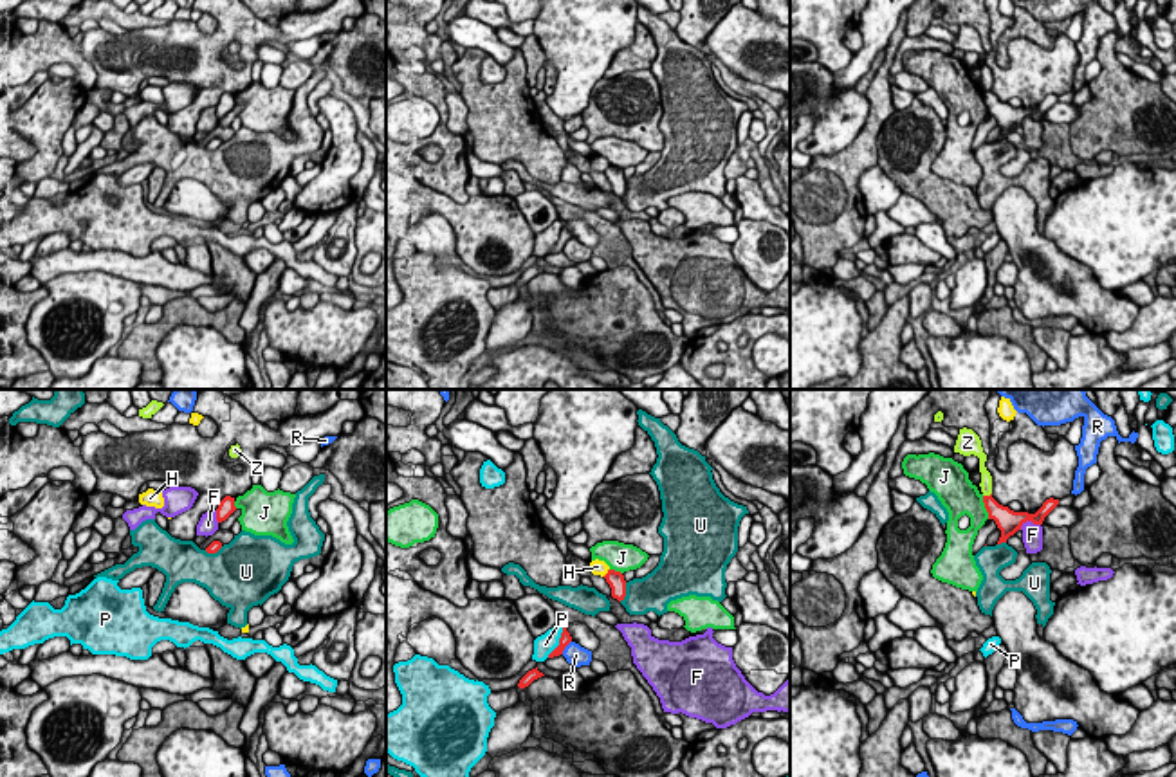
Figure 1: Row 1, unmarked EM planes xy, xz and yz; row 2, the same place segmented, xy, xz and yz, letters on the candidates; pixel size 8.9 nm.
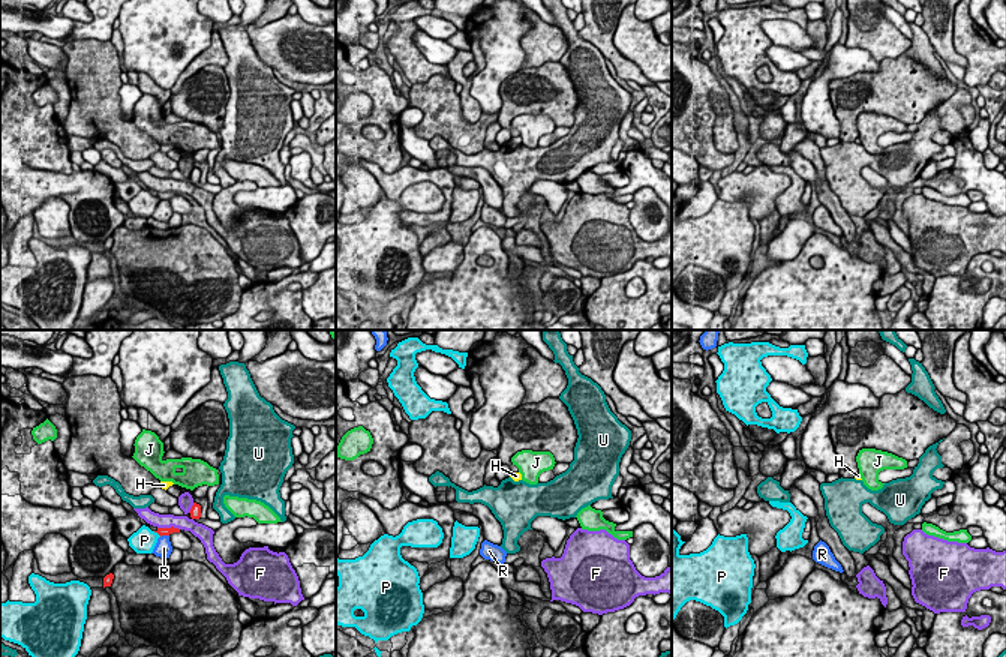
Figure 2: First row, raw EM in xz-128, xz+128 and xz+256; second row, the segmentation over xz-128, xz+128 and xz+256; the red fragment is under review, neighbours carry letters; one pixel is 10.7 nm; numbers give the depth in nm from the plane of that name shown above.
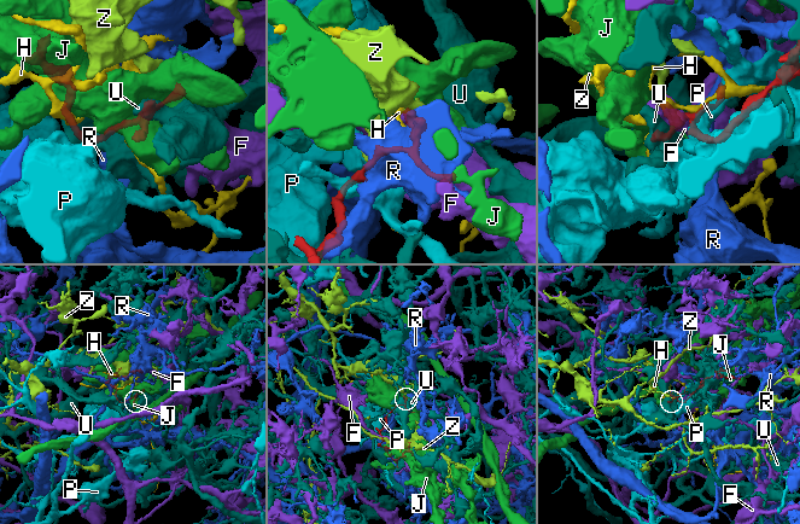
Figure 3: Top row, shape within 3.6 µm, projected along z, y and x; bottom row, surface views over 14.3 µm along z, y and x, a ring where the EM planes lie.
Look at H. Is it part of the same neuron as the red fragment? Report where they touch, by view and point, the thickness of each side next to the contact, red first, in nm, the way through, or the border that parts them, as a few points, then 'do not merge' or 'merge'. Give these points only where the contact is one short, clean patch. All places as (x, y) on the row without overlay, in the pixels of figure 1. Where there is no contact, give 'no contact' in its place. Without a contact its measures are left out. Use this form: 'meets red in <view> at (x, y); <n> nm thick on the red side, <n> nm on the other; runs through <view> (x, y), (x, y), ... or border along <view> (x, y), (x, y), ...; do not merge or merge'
meets red in xz at (608, 168); 160 nm thick on the red side, 130 nm on the other; border along xz (608, 164), (603, 172); do not merge

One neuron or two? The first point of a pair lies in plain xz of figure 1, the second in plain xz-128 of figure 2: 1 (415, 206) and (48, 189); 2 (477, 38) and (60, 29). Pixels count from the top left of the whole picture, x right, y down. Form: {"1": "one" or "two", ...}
{"1": "one", "2": "one"}

